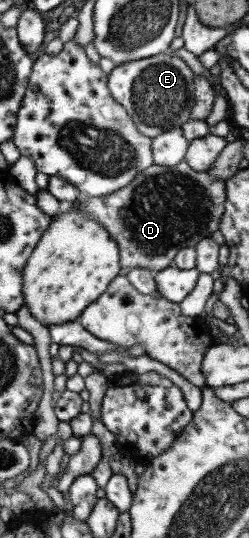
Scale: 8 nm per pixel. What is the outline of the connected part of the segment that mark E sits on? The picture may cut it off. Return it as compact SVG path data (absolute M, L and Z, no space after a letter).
M160 53L114 65L107 74L107 89L110 96L125 108L136 130L142 136L154 138L161 131L179 128L189 120L194 102L194 77L177 55Z

